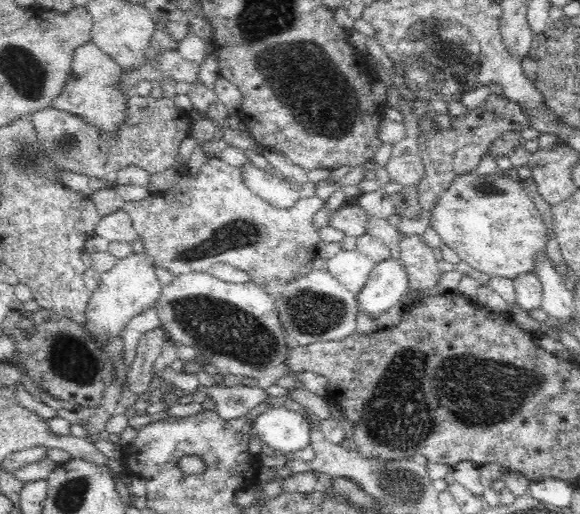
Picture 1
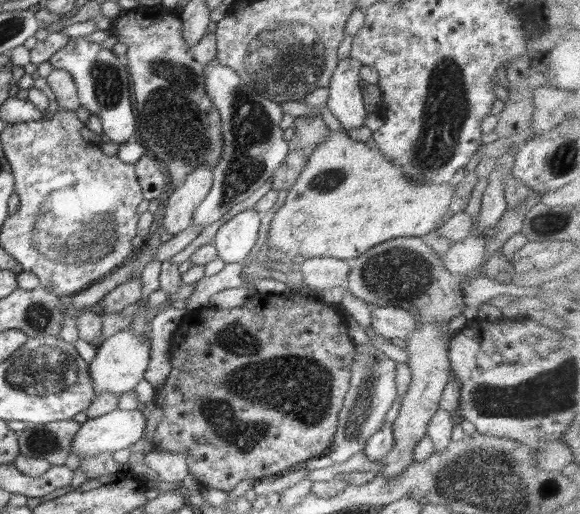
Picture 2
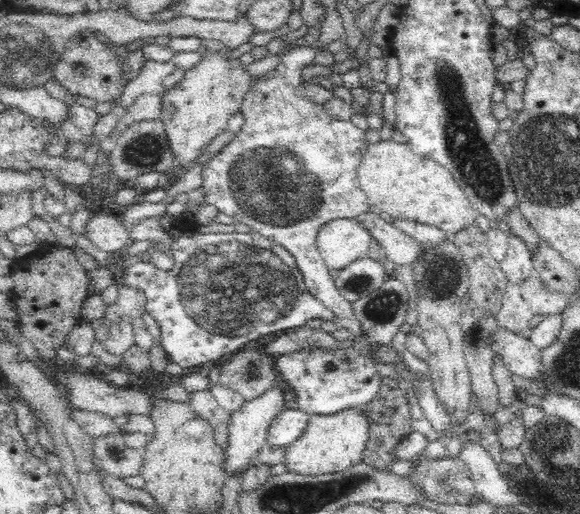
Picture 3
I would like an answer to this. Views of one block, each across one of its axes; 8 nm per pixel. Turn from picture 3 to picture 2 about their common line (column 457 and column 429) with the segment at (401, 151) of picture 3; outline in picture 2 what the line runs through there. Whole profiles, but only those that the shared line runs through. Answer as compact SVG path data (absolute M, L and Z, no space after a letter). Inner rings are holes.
M344 130L331 131L330 136L310 154L308 164L290 188L284 204L275 212L268 230L268 248L274 257L284 251L293 259L301 254L305 260L323 256L352 260L386 240L424 237L434 231L448 216L454 194L456 185L414 181L402 171L402 167L382 155L380 149L352 140Z

